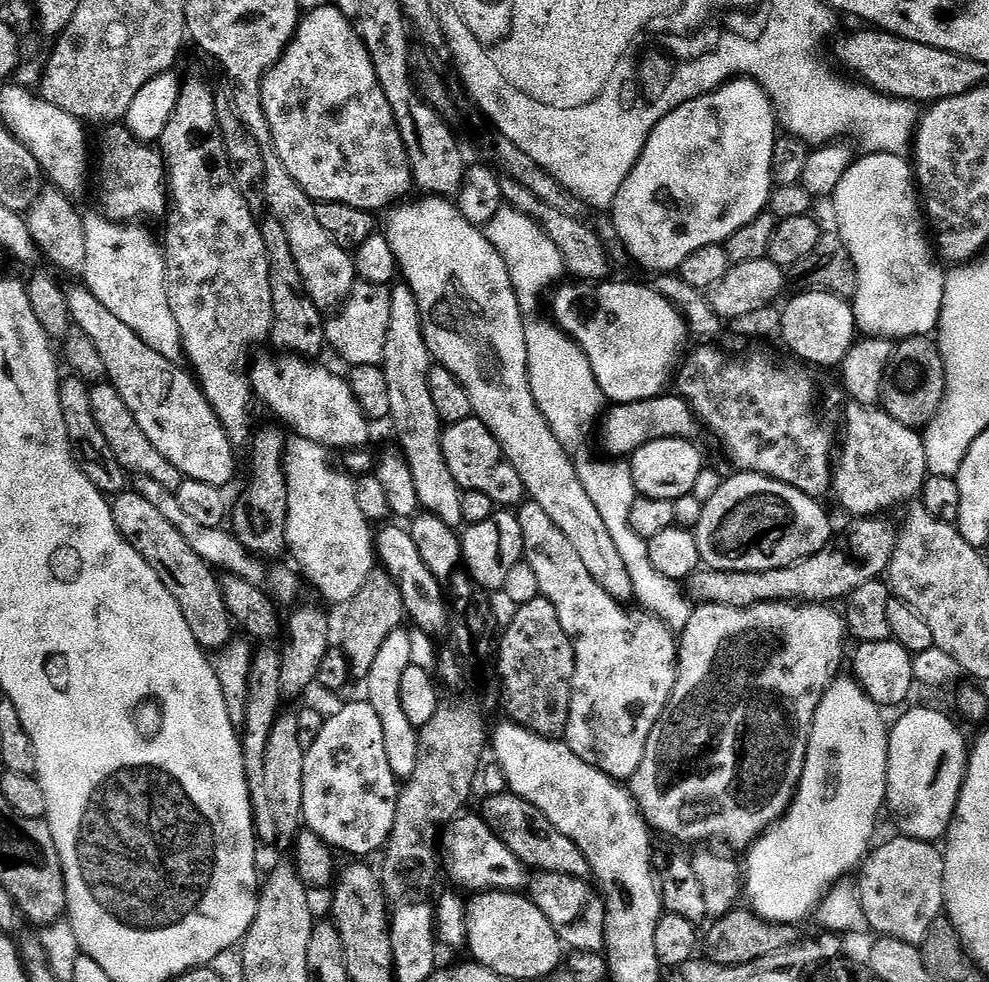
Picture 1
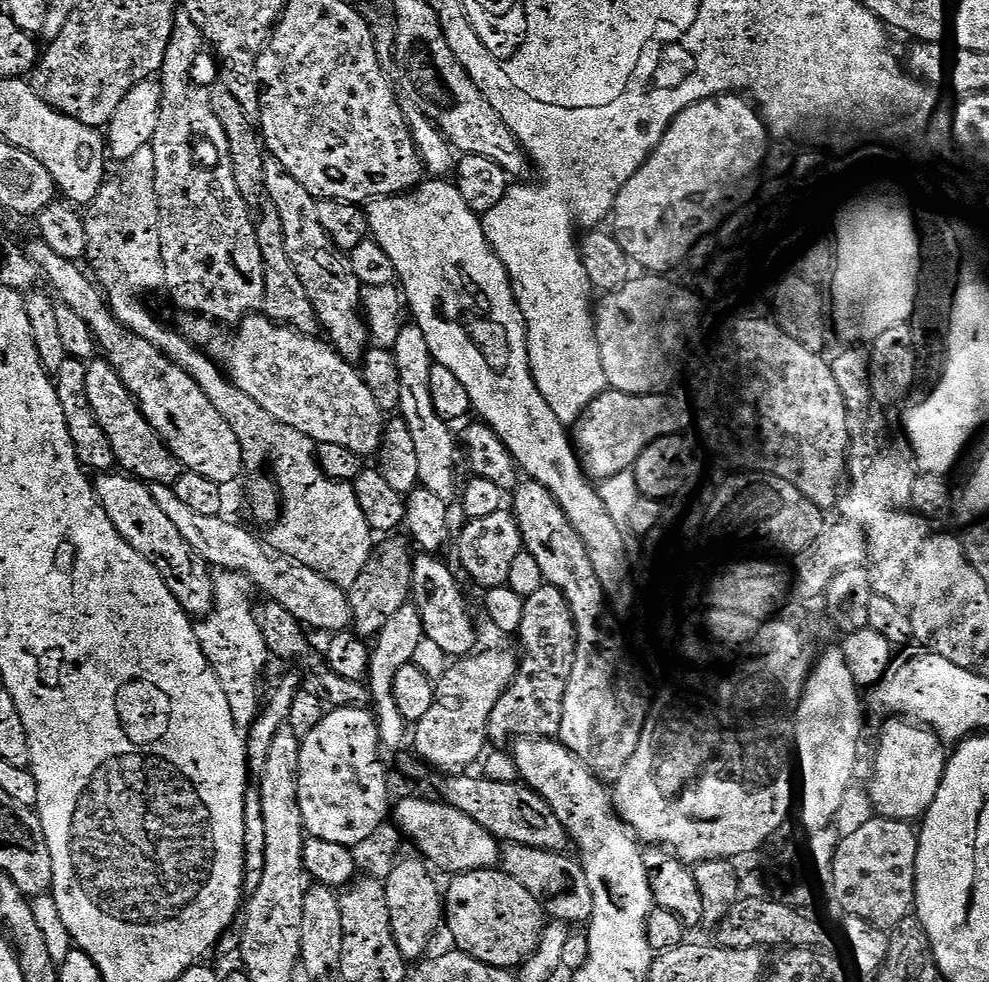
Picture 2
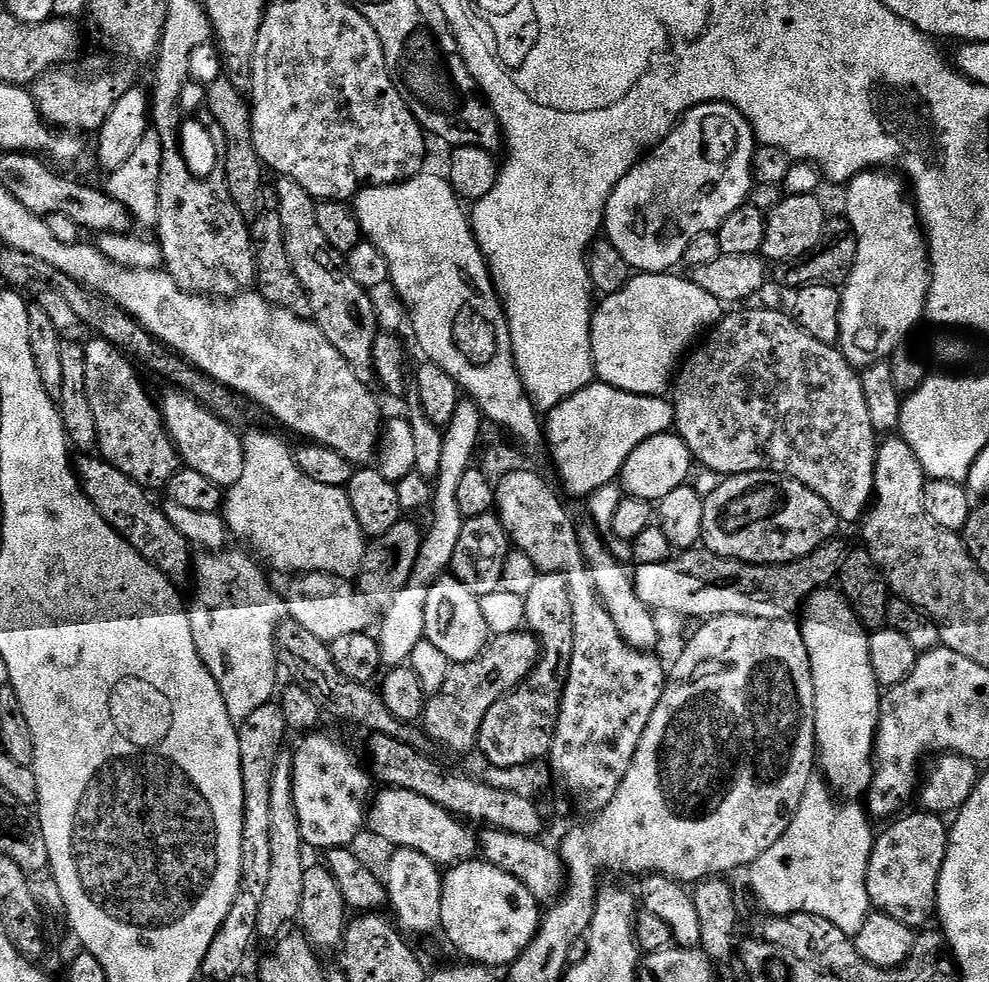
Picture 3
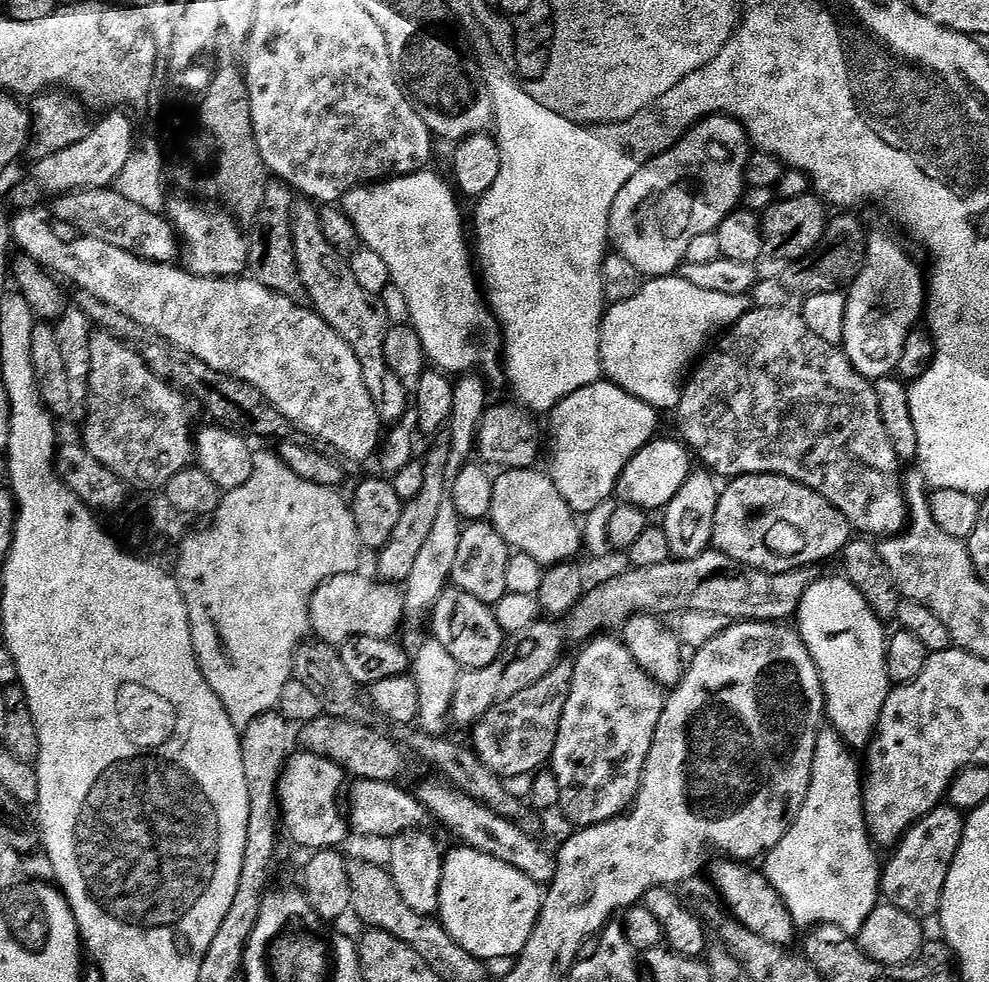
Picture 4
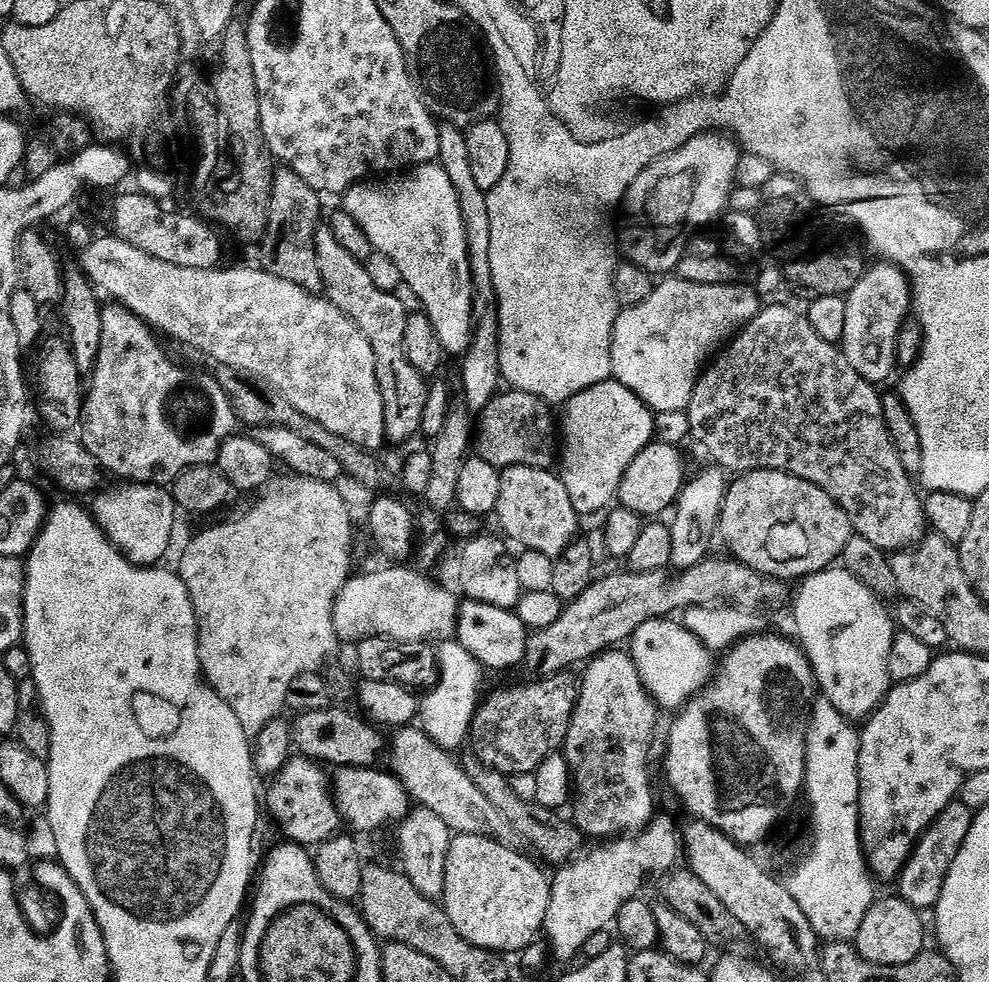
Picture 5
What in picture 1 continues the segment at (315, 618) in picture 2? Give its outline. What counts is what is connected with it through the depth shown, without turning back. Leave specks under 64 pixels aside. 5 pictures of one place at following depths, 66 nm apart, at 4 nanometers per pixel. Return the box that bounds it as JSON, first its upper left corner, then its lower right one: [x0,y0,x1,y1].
[142,479,296,600]

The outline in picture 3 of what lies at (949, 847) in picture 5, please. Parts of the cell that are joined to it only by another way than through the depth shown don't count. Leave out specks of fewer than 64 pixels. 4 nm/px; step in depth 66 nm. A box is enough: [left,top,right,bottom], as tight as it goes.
[866,810,950,930]

